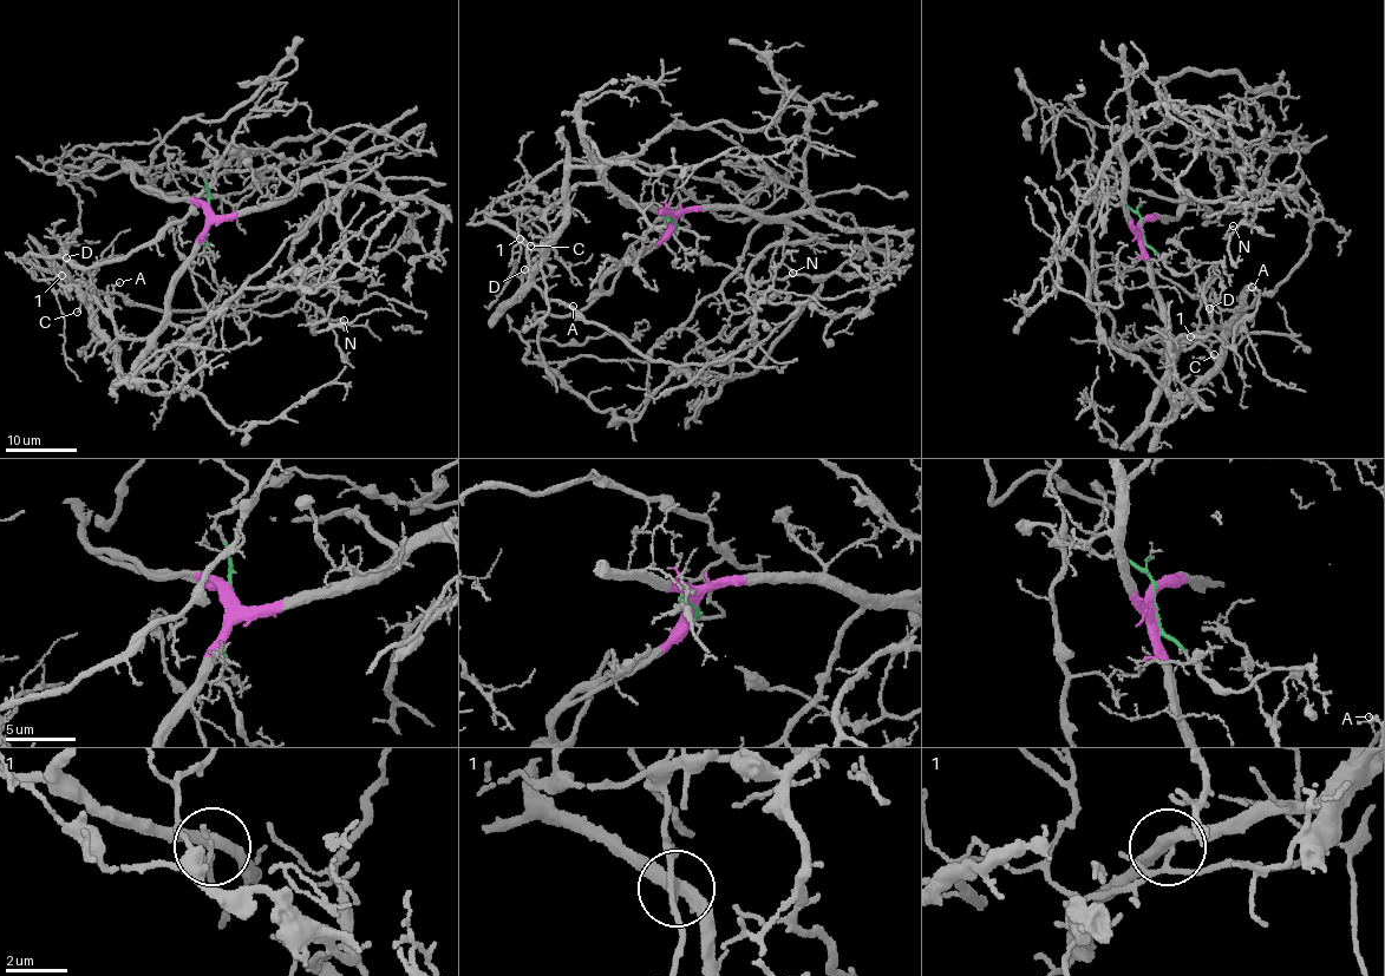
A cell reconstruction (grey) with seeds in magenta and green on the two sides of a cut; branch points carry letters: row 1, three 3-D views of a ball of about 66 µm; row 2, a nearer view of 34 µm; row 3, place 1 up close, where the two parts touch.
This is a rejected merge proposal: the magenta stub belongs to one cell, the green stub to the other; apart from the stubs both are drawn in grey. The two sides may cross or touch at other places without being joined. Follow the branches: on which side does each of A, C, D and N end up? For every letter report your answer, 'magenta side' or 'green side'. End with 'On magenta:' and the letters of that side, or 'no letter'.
A: green side
C: magenta side
D: green side
N: magenta side
On magenta: C, N

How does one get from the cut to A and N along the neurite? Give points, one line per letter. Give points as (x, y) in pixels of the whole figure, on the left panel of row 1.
A: (208, 213), (202, 171), (215, 163), (181, 220), (128, 254), (85, 268), (26, 259), (76, 288), (118, 282)
N: (208, 213), (269, 208), (345, 169), (338, 200), (312, 215), (291, 253), (304, 297), (330, 321), (344, 320)

